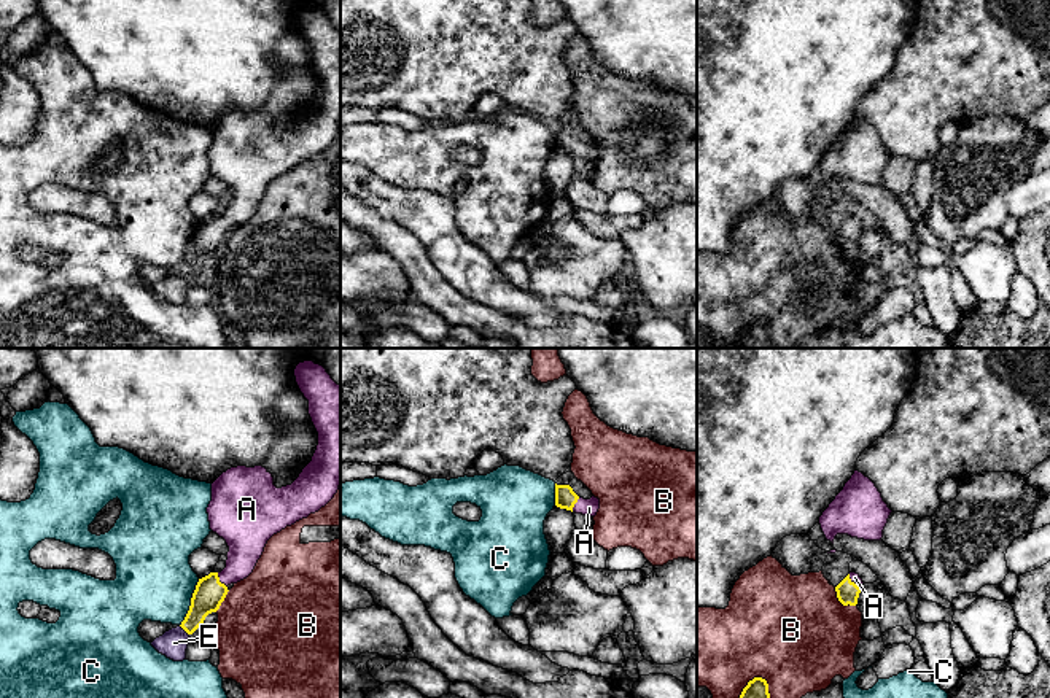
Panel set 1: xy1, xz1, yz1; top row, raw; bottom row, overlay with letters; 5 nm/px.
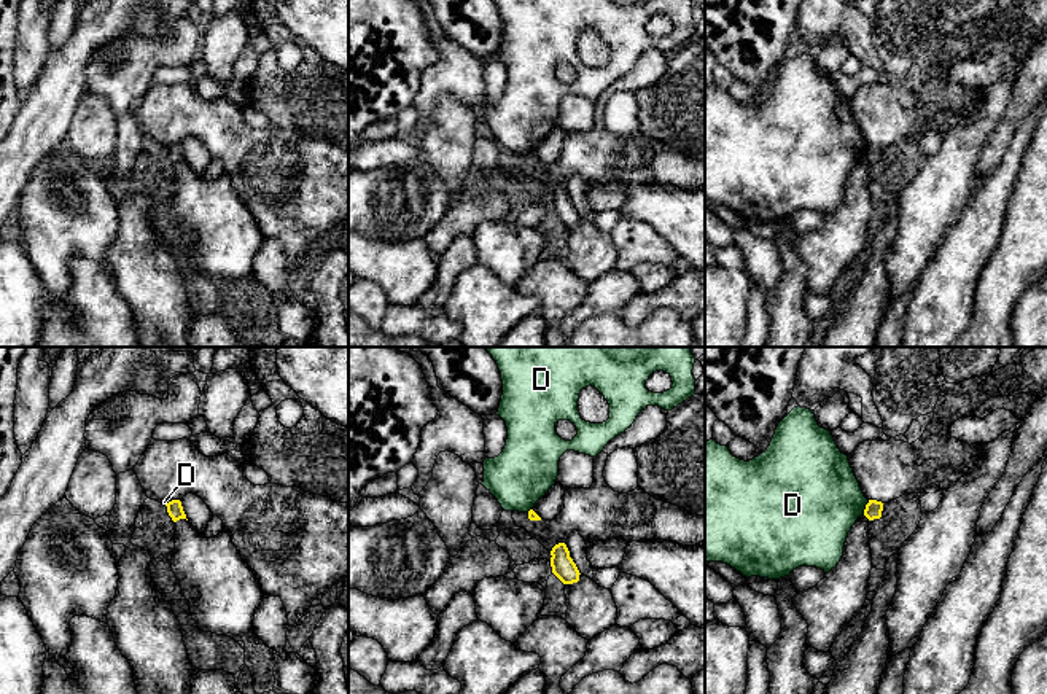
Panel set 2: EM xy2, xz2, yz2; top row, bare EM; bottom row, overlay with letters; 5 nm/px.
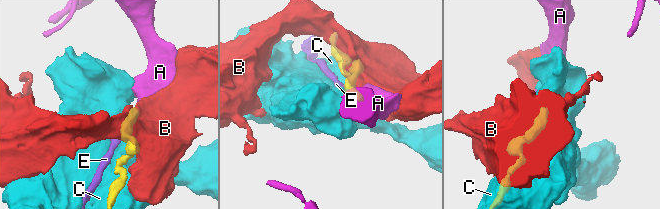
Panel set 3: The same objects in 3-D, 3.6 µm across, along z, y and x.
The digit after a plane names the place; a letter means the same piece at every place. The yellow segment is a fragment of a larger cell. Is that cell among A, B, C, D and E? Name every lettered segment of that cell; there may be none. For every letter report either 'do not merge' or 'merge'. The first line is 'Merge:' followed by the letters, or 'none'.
Merge: A
A: merge
B: do not merge
C: do not merge
D: do not merge
E: do not merge

